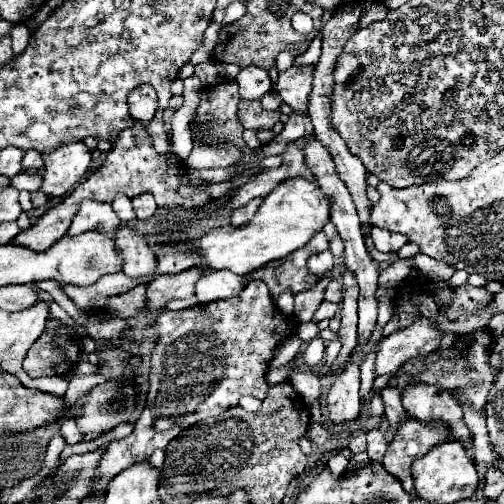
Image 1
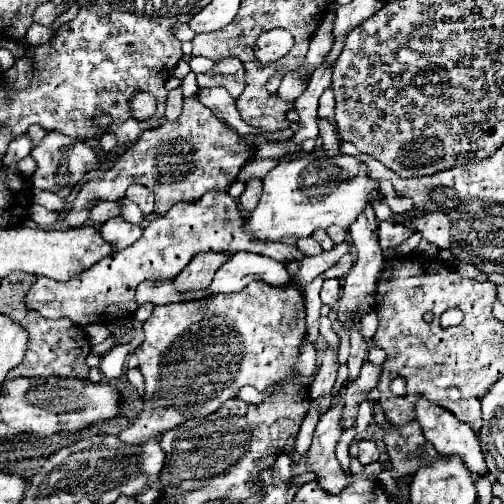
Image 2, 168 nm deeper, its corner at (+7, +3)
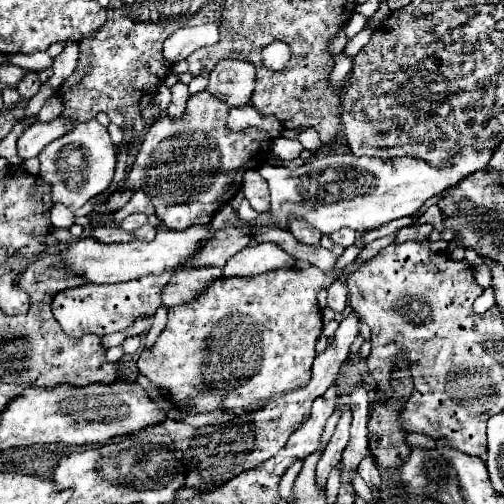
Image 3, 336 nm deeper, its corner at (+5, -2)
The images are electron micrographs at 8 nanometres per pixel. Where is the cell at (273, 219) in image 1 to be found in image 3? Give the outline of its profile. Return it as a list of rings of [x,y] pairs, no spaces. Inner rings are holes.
[[[487,140],[481,146],[467,146],[447,166],[431,166],[419,158],[357,158],[353,154],[341,156],[313,156],[307,164],[289,170],[285,166],[259,168],[261,176],[267,180],[271,190],[271,216],[277,220],[279,228],[287,230],[289,216],[295,214],[323,234],[333,234],[345,226],[367,232],[379,228],[391,220],[415,214],[429,198],[449,190],[455,182],[471,176],[473,172],[485,170],[493,152],[499,148],[501,140]]]

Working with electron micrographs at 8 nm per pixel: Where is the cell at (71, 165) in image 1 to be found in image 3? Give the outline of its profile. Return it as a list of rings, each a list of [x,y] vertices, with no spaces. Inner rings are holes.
[[[89,120],[75,126],[69,134],[57,138],[55,142],[51,142],[41,150],[39,176],[51,184],[53,202],[61,202],[75,212],[87,200],[103,194],[109,188],[115,172],[115,158],[117,148],[109,138],[107,128],[101,126],[97,120]]]

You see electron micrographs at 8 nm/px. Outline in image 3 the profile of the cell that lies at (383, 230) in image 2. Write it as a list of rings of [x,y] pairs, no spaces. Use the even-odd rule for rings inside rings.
[[[417,224],[417,226],[409,226],[409,228],[401,228],[397,232],[397,240],[395,242],[407,242],[407,240],[427,240],[429,234],[435,228],[431,224]]]

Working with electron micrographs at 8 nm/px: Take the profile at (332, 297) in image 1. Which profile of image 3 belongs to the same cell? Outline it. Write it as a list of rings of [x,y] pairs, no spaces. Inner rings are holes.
[[[341,278],[327,288],[327,306],[333,308],[335,312],[345,310],[345,306],[347,306],[347,286]]]

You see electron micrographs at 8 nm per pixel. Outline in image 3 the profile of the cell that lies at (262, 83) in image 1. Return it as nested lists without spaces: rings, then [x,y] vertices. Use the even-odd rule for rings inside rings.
[[[221,60],[209,76],[209,92],[229,108],[249,104],[255,90],[255,66],[245,60]]]

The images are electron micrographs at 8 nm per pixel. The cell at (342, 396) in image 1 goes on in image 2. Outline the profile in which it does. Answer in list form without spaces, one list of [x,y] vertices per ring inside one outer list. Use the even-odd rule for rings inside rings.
[[[345,389],[339,391],[337,403],[325,411],[317,423],[313,443],[307,453],[307,463],[313,473],[317,473],[317,479],[321,487],[329,493],[341,493],[341,489],[347,485],[348,476],[342,470],[337,457],[335,447],[339,437],[343,435],[341,429],[341,409],[343,409],[343,395]]]

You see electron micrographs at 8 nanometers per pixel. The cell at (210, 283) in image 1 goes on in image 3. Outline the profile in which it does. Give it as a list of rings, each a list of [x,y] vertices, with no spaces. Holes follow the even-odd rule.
[[[261,242],[261,244],[249,244],[235,256],[231,256],[223,268],[223,276],[257,276],[269,270],[277,268],[293,268],[295,258],[287,256],[285,250],[279,250],[273,242]]]

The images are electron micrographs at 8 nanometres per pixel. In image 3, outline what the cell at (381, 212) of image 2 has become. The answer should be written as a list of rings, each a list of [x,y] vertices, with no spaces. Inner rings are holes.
[[[437,205],[429,206],[427,212],[423,216],[420,216],[413,225],[417,226],[417,224],[433,224],[433,226],[437,226],[439,232],[445,230],[443,228],[443,214]]]

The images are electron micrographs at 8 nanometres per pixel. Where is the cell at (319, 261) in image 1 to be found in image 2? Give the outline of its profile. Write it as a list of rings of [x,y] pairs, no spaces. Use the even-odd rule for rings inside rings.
[[[313,237],[301,239],[301,241],[297,243],[297,249],[299,249],[303,255],[319,255],[319,253],[323,253],[321,245],[319,245],[319,243],[317,243]]]

